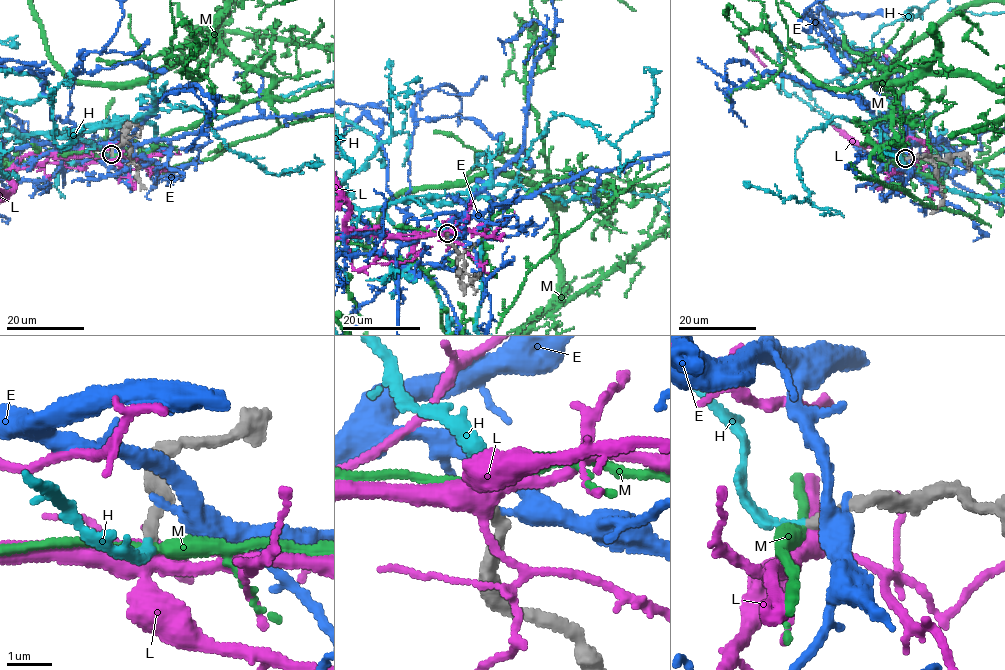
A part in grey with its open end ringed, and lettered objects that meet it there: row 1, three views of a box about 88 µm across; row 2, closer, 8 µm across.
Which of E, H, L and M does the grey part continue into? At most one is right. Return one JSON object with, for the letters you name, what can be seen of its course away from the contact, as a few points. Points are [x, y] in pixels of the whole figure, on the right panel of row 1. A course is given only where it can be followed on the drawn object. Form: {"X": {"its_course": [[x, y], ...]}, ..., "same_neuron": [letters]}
{"H": {"its_course": [[906, 158], [881, 125], [884, 81], [841, 117], [741, 243], [733, 261], [738, 309], [761, 320]]}, "same_neuron": ["H"]}

